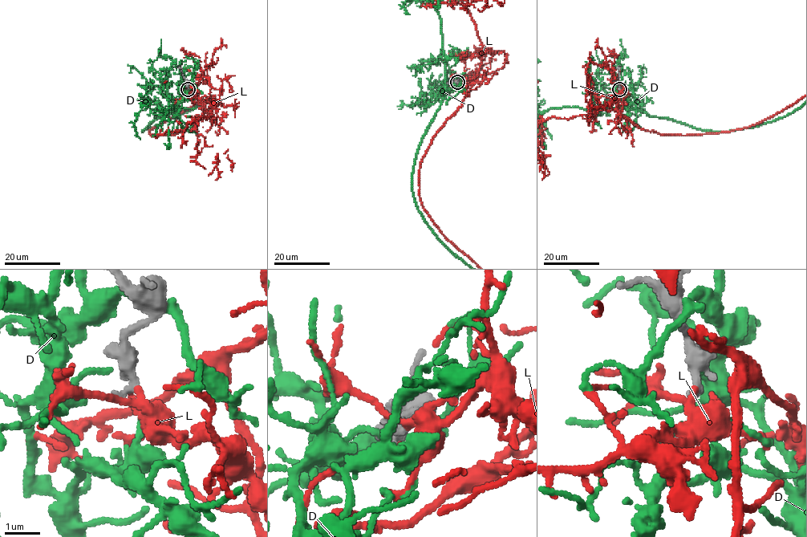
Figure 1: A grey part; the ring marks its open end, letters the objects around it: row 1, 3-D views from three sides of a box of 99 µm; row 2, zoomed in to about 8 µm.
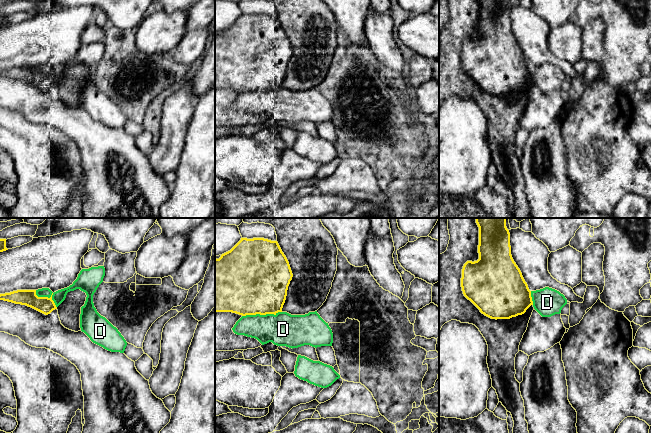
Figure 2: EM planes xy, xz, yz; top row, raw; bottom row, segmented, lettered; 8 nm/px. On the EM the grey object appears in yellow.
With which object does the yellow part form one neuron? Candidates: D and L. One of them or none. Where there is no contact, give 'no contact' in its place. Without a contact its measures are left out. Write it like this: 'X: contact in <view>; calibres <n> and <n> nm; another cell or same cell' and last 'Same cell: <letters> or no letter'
D: contact in xz; calibres 480 and 280 nm; another cell
L: no contact; same cell
Same cell: L

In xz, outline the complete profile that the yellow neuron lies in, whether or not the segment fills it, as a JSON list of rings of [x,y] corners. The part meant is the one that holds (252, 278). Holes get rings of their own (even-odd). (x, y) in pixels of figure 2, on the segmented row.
[[[241,238],[228,252],[215,259],[215,312],[242,316],[282,312],[293,274],[277,241]]]

